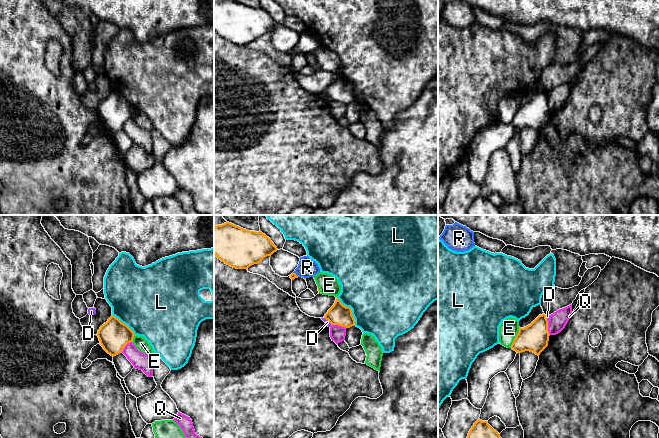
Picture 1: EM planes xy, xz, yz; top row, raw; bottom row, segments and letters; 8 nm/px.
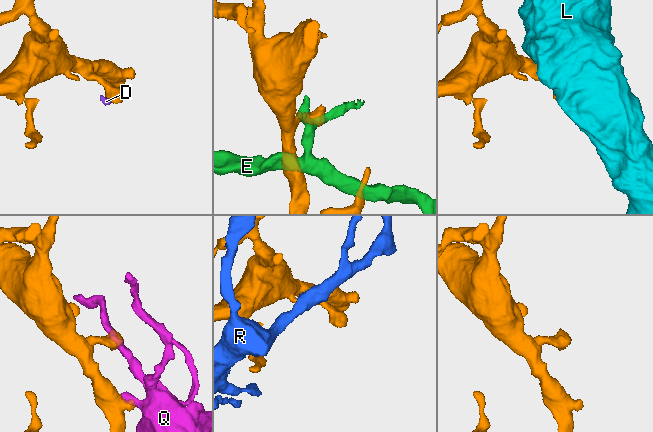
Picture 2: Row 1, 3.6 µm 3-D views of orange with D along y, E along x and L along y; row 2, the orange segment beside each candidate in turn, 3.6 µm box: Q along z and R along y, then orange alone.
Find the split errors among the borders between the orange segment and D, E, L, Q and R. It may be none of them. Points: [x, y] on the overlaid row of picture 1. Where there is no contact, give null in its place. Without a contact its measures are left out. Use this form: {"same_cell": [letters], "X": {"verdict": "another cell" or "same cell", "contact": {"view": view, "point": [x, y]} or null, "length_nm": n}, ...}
{"same_cell": [], "D": {"verdict": "another cell", "contact": {"view": "xz", "point": [328, 320]}, "length_nm": 90}, "E": {"verdict": "another cell", "contact": {"view": "yz", "point": [515, 337]}, "length_nm": 180}, "L": {"verdict": "another cell", "contact": {"view": "xz", "point": [351, 310]}, "length_nm": 280}, "Q": {"verdict": "another cell", "contact": {"view": "xz", "point": [339, 325]}, "length_nm": 130}, "R": {"verdict": "another cell", "contact": {"view": "xz", "point": [295, 274]}, "length_nm": 70}}

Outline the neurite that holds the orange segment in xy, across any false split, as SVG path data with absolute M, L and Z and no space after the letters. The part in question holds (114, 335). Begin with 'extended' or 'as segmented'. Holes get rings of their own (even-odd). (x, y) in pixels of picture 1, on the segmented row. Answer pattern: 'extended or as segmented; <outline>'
as segmented; M112 315L100 327L97 336L103 349L114 357L121 353L128 343L133 342L135 334L128 325Z

